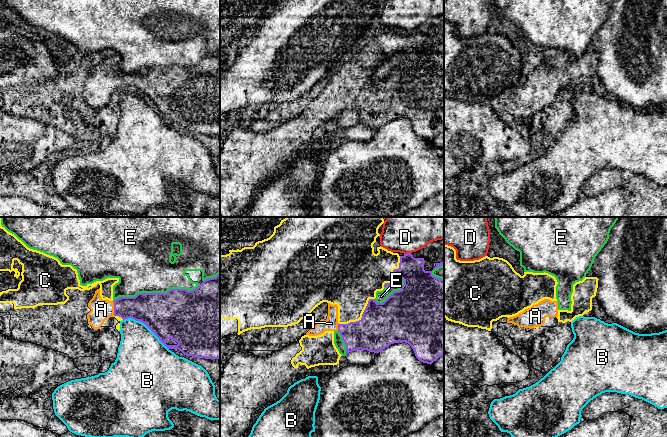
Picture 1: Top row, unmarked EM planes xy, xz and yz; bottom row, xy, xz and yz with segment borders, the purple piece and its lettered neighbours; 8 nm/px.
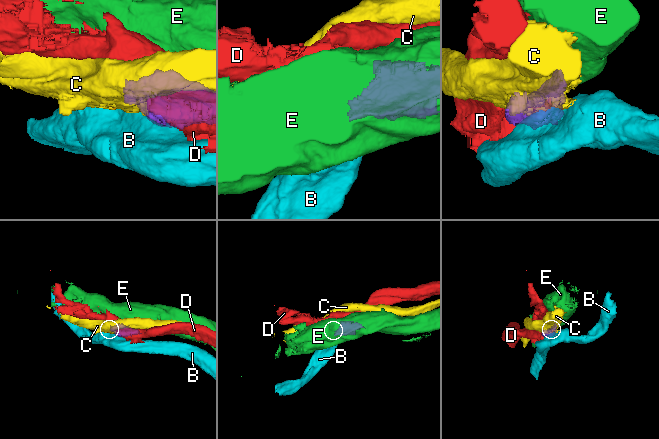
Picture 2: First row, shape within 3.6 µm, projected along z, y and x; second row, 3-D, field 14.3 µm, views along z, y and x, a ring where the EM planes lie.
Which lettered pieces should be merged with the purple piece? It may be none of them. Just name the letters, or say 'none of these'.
A

